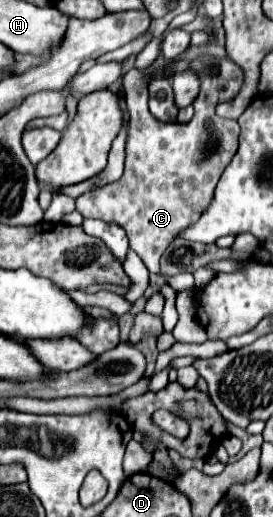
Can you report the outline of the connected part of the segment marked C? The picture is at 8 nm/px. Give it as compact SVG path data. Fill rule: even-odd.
M199 55L189 69L201 77L201 91L193 101L195 115L189 123L161 123L151 117L148 108L148 81L143 73L131 69L123 77L127 109L131 115L125 173L119 181L95 187L77 197L77 211L85 219L101 219L125 229L131 249L143 259L149 273L159 275L159 259L173 237L195 223L213 199L217 181L239 145L237 123L219 119L215 105L231 99L241 83L243 71L229 57Z

